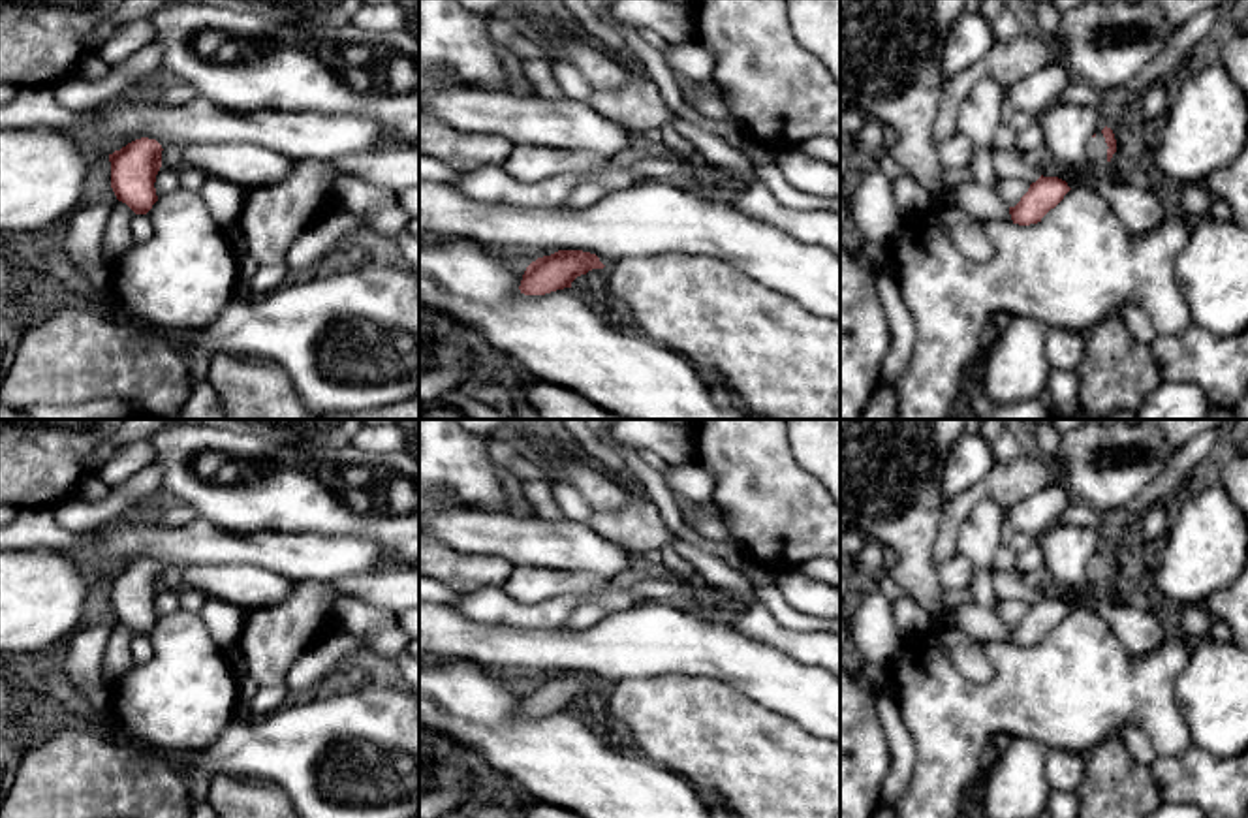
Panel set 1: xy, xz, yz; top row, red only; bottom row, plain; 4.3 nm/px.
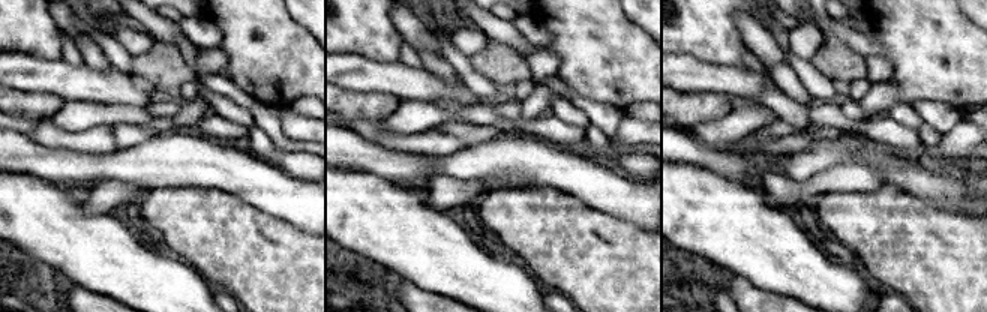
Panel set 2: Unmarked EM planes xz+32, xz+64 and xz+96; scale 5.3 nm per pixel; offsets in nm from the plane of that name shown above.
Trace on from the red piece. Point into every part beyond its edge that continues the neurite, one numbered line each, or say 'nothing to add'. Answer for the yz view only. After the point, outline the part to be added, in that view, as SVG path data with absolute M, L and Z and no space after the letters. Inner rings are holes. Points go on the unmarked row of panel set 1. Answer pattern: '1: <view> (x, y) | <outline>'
1: yz (1096, 568) | M1101 551L1088 564L1088 579L1092 585L1107 583L1107 564Z

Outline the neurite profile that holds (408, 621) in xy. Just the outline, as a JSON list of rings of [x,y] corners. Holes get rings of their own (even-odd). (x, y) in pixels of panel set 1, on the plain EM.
[[[410,607],[395,615],[398,628],[410,637],[419,639],[419,607]]]

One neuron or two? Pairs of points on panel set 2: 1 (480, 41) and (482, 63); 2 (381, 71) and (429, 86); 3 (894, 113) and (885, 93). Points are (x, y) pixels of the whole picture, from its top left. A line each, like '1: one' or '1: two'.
1: two
2: one
3: two

